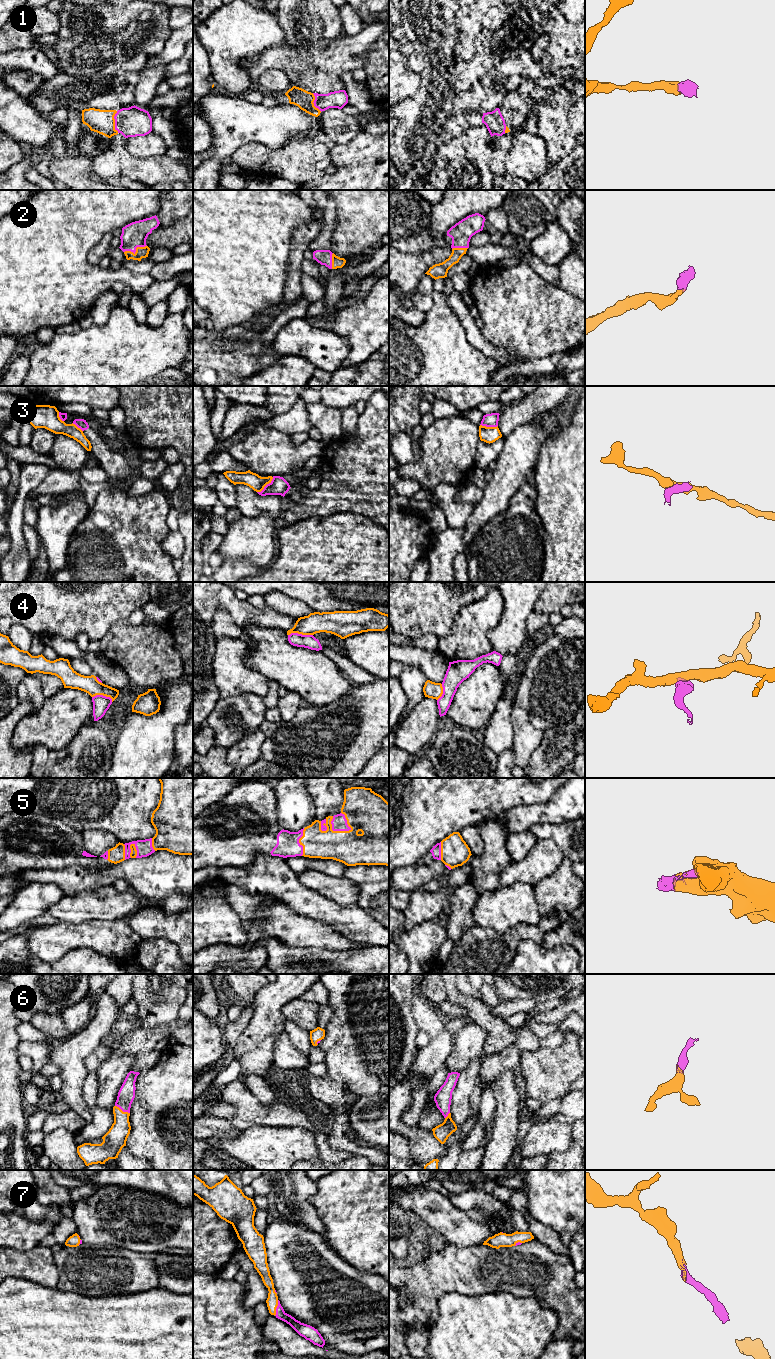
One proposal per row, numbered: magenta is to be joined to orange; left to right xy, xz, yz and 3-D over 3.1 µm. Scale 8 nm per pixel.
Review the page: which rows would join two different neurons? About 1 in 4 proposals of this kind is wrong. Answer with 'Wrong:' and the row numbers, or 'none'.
Wrong: 3, 4

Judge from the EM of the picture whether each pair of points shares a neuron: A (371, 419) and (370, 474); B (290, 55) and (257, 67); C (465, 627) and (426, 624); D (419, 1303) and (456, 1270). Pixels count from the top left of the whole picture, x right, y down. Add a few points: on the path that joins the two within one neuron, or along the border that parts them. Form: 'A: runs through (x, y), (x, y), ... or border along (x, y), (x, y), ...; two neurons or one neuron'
A: runs through (371, 433), (371, 460); one neuron
B: runs through (282, 57), (265, 61); one neuron
C: border along (465, 606), (454, 617), (451, 629), (438, 638); two neurons
D: runs through (428, 1294), (447, 1275); one neuron

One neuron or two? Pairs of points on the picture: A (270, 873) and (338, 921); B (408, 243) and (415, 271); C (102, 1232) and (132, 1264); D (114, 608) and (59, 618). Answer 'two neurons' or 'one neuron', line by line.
A: one neuron
B: two neurons
C: two neurons
D: one neuron

